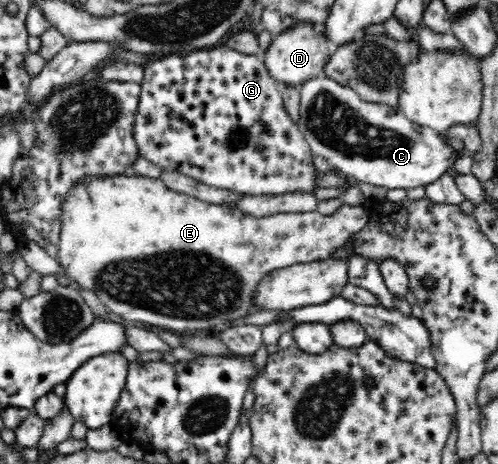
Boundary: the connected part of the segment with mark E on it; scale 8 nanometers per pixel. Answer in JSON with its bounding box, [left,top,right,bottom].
[58,174,368,333]

